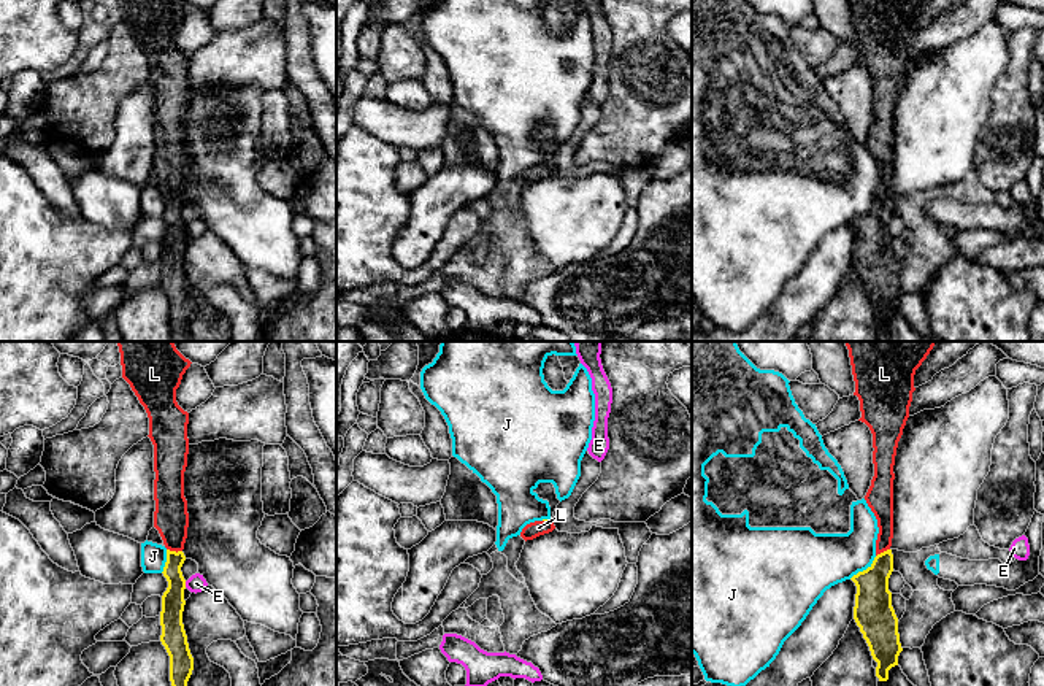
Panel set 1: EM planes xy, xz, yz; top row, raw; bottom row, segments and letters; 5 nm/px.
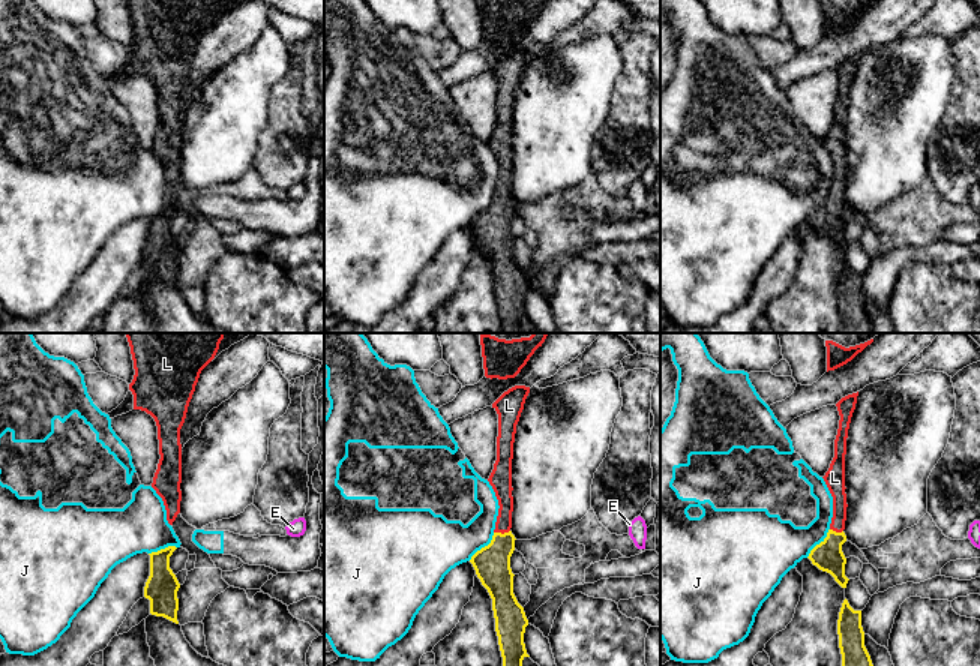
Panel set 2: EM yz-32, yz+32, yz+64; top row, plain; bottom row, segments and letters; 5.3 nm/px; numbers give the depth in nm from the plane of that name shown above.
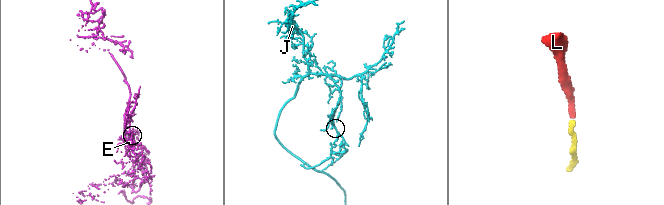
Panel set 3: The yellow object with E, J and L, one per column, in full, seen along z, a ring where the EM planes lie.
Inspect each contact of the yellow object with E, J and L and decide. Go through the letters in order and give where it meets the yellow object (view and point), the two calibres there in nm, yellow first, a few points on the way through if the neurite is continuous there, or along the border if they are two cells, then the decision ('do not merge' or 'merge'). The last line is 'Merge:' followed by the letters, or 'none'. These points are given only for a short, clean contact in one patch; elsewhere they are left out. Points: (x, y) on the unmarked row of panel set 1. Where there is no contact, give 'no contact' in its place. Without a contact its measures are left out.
E: meets yellow in xy at (184, 229); 120 nm thick on the yellow side, 90 nm on the other; border along xy (184, 226), (186, 231); do not merge
J: meets yellow in yz at (863, 215); 200 nm thick on the yellow side, 280 nm on the other; border along yz (876, 200), (865, 213), (849, 223); do not merge
L: meets yellow in xy at (175, 196); 110 nm thick on the yellow side, 180 nm on the other; runs through xy (173, 245), (175, 196), (170, 162); merge
Merge: L

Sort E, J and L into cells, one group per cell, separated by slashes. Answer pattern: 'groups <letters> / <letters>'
groups E / J / L

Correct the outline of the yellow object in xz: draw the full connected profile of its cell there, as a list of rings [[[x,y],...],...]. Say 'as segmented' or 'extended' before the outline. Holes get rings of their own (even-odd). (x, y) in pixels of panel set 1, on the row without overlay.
extended; [[[543,164],[543,165],[535,165],[527,168],[522,176],[520,181],[527,186],[527,184],[533,184],[539,179],[549,178],[555,173],[552,164]]]

